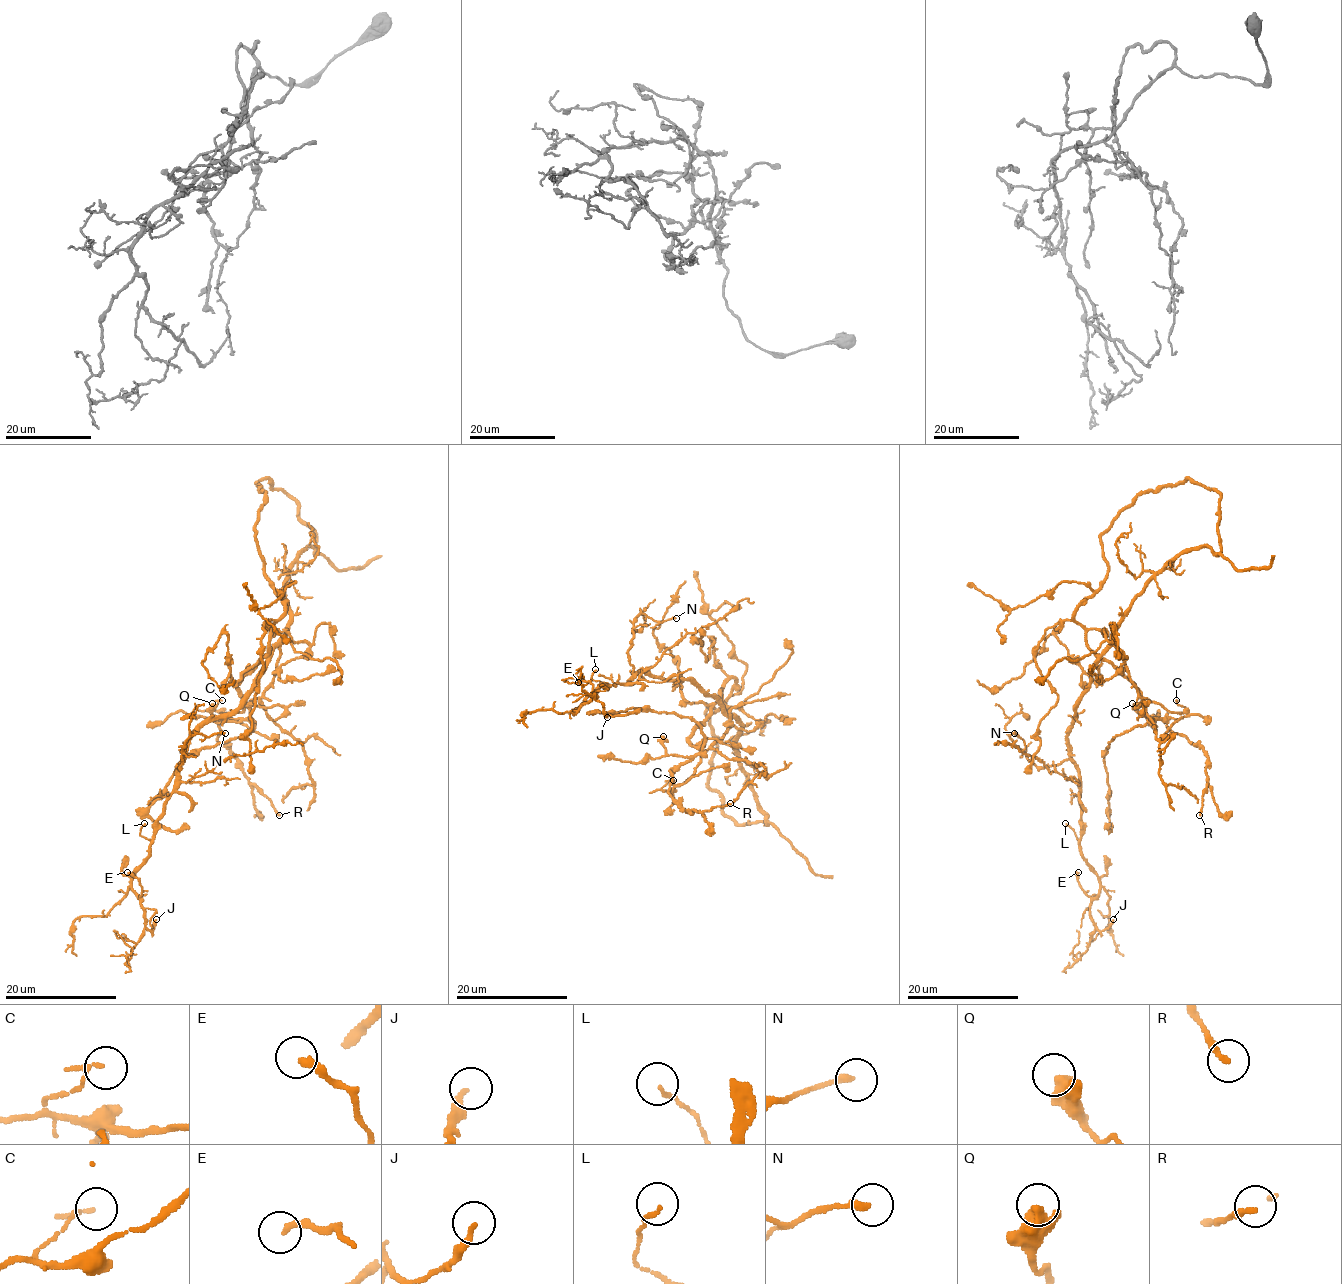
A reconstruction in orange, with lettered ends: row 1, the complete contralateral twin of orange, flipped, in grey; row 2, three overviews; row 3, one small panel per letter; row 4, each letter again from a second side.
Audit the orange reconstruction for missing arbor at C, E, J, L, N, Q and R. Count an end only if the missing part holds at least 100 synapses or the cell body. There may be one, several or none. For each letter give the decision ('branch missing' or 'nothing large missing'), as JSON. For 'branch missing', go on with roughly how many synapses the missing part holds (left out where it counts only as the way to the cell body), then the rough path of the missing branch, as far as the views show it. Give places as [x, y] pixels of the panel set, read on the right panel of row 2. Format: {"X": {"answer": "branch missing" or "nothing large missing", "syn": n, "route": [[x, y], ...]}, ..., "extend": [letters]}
{"C": {"answer": "nothing large missing"}, "E": {"answer": "nothing large missing"}, "J": {"answer": "nothing large missing"}, "L": {"answer": "nothing large missing"}, "N": {"answer": "nothing large missing"}, "Q": {"answer": "nothing large missing"}, "R": {"answer": "nothing large missing"}, "extend": []}

